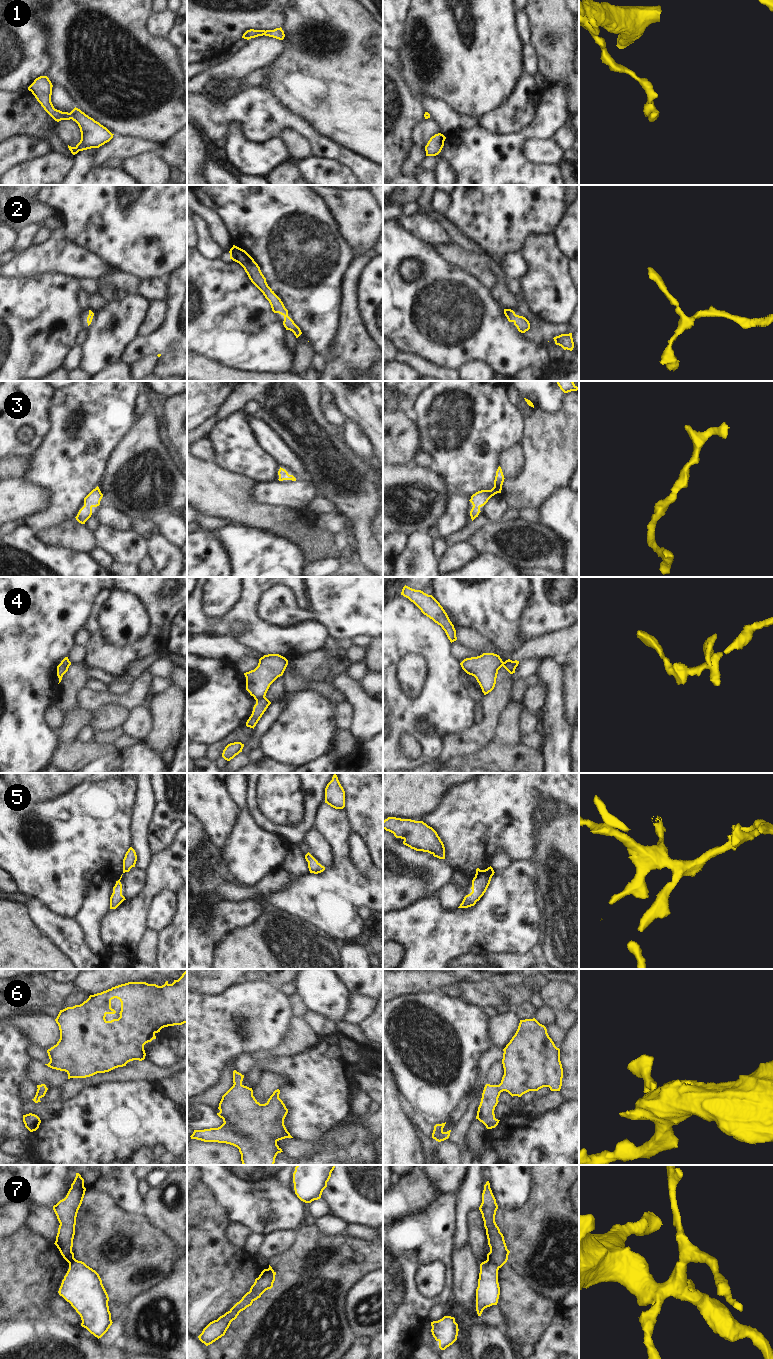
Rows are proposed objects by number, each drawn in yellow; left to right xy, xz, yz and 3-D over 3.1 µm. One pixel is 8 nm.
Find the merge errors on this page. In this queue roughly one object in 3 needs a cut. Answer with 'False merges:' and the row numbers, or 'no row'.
False merges: 4, 7.

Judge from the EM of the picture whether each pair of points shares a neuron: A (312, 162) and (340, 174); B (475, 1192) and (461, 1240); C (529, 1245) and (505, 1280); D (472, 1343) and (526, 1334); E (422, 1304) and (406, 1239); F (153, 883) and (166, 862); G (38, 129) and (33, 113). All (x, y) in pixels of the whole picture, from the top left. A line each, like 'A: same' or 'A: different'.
A: same
B: same
C: different
D: different
E: same
F: same
G: same

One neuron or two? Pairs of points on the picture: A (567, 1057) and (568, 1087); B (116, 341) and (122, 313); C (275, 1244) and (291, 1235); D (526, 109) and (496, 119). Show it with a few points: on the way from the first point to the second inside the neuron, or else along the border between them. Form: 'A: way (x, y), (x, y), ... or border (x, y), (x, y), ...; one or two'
A: way (568, 1064), (568, 1080); one
B: way (116, 334), (120, 320); one
C: way (279, 1242), (287, 1238); one
D: way (519, 111), (508, 119), (503, 119); one

